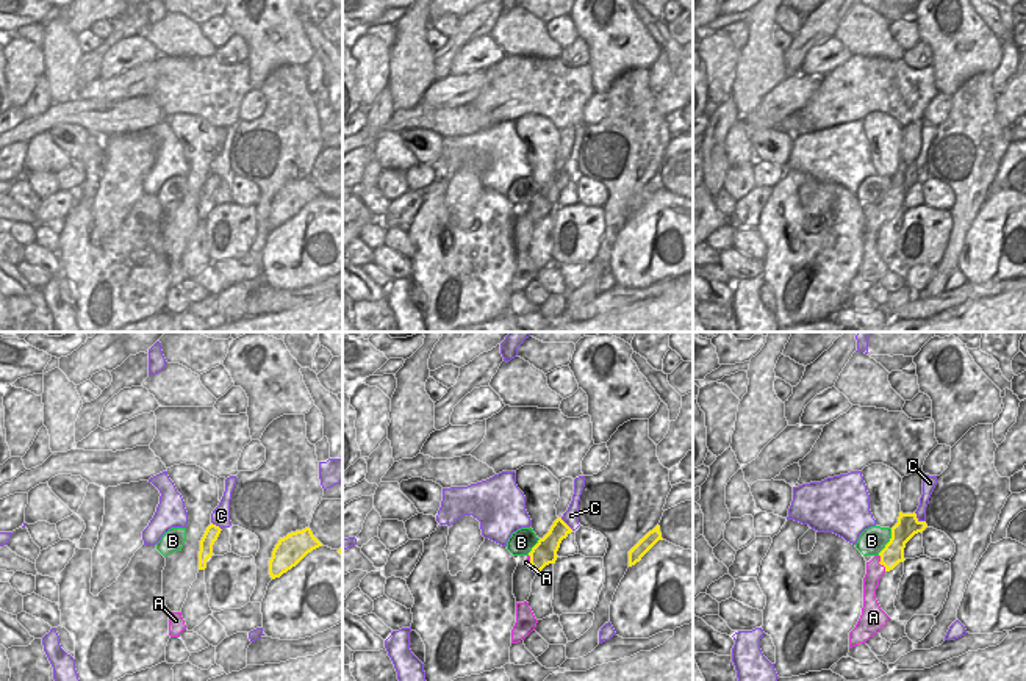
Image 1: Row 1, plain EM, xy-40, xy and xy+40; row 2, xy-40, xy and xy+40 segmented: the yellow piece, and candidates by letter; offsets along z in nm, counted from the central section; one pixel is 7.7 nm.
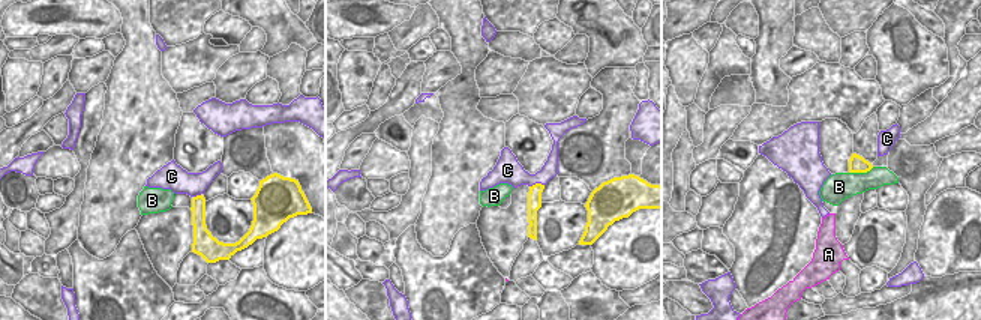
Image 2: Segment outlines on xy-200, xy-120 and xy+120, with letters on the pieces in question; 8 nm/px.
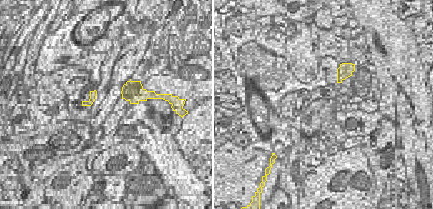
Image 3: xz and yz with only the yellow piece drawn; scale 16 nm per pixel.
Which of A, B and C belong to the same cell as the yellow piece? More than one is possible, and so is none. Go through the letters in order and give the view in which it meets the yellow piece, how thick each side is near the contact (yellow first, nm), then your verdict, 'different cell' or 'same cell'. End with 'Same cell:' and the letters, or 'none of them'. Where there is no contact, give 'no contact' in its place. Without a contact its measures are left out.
A: xy+40 | 170/140 nm | different cell
B: xy+40 | 170/200 nm | different cell
C: xy+40 | 170/90 nm | different cell
Same cell: none of them

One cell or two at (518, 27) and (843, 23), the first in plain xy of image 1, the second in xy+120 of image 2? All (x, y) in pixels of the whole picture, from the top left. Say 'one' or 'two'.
two

